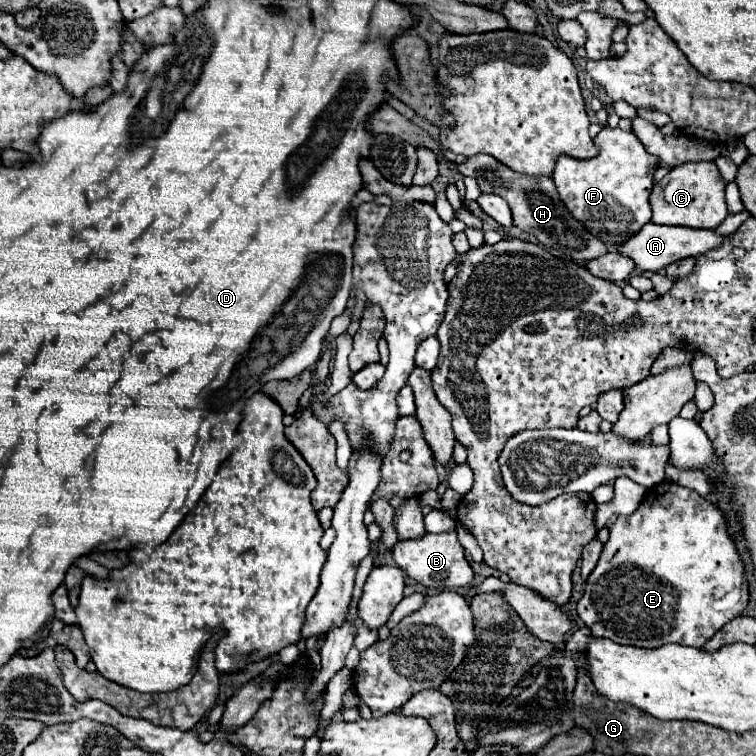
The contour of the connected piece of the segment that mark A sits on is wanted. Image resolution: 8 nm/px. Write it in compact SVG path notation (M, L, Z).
M647 223L637 235L633 235L633 239L627 239L625 243L621 243L621 247L617 247L617 251L621 255L633 259L633 263L639 271L657 273L657 271L661 271L661 267L667 267L689 255L691 257L701 255L703 251L709 251L709 249L721 245L723 241L725 241L725 237L721 237L709 229L687 229L687 227L667 227L667 225Z

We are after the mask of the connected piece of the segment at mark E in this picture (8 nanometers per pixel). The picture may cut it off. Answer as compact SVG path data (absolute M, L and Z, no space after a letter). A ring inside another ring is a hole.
M663 481L661 485L647 491L647 497L643 499L643 503L637 507L635 513L631 513L627 517L625 515L617 517L617 521L609 527L609 541L603 545L601 559L585 583L585 595L577 603L577 613L595 637L605 637L605 639L611 639L619 645L655 649L655 647L661 647L667 643L681 643L687 647L703 647L723 625L727 625L731 619L739 617L743 613L743 609L747 607L747 603L749 603L749 585L745 579L745 565L743 565L743 561L737 553L737 547L727 531L727 521L725 521L725 515L721 513L721 509L715 503L701 497L693 489L681 487L681 485L671 483L671 481Z

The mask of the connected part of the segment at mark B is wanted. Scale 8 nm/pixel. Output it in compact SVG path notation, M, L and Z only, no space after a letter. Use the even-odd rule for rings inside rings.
M445 531L445 533L427 533L421 539L407 539L407 541L397 541L393 547L393 559L403 569L411 579L421 583L423 587L431 591L451 591L459 587L467 587L473 581L473 569L465 559L463 547L457 541L455 531Z

